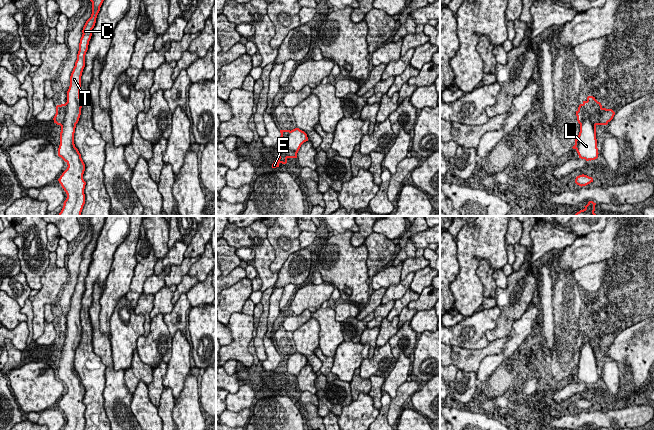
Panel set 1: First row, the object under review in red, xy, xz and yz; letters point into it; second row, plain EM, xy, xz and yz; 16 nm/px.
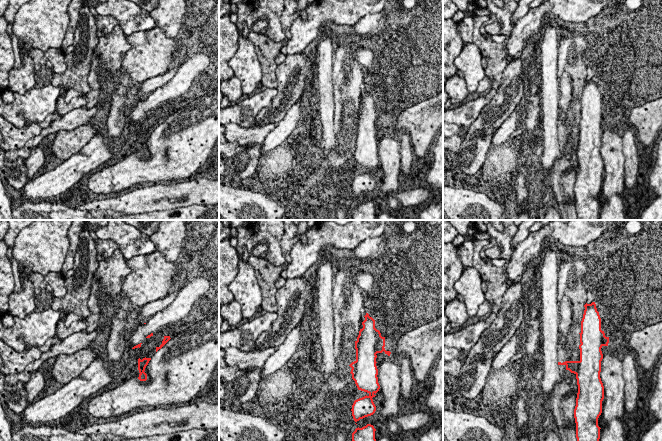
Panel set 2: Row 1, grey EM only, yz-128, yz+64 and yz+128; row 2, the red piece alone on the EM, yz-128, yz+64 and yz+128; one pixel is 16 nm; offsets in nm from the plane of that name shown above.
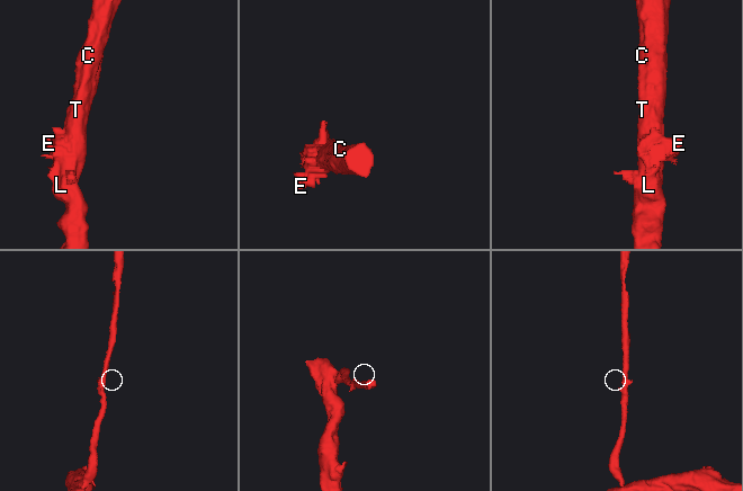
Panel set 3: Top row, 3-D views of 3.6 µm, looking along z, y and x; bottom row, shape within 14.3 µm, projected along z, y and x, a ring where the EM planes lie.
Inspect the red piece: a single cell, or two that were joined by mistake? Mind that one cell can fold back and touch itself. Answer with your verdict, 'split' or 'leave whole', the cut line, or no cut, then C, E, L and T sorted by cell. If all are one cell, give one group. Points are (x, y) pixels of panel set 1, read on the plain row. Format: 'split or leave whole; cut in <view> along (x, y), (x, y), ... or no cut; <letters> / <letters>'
leave whole; no cut; C E L T

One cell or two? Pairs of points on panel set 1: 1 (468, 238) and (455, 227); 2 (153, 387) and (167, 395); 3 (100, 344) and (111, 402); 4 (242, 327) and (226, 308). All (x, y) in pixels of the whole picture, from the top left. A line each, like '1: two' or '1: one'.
1: two
2: two
3: one
4: two

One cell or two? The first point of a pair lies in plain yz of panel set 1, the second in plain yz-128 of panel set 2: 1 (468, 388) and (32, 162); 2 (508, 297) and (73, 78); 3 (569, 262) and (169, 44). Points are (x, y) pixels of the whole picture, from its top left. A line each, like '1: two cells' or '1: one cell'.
1: two cells
2: one cell
3: two cells

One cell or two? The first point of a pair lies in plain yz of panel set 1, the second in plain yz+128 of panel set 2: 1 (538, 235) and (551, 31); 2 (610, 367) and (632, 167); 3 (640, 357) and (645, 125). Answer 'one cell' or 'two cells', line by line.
1: two cells
2: two cells
3: one cell

